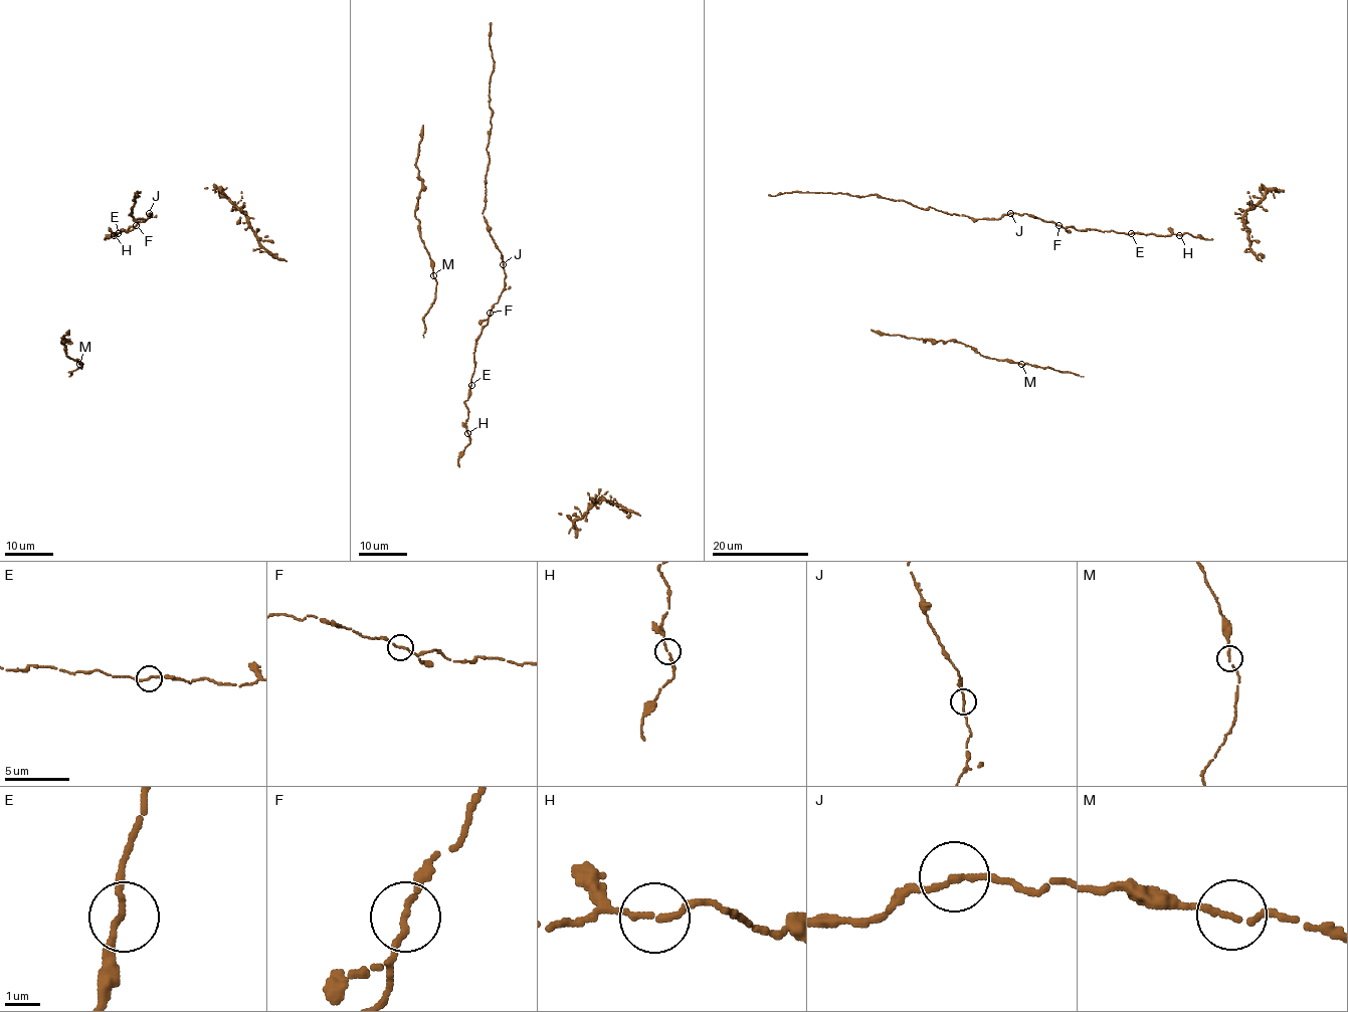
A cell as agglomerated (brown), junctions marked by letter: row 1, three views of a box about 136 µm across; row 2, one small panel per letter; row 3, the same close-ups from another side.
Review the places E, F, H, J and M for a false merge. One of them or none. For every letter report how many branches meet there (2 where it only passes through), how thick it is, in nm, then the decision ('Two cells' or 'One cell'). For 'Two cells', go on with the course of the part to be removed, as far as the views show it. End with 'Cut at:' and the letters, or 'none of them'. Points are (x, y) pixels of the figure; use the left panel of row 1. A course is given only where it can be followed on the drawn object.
E: Branches: 2. Thickness 180 nm. One cell
F: Branches: 2. Thickness 170 nm. One cell
H: Branches: 2. Thickness 170 nm. One cell
J: Branches: 2. Thickness 180 nm. One cell
M: Branches: 2. Thickness 170 nm. One cell
Cut at: none of them

